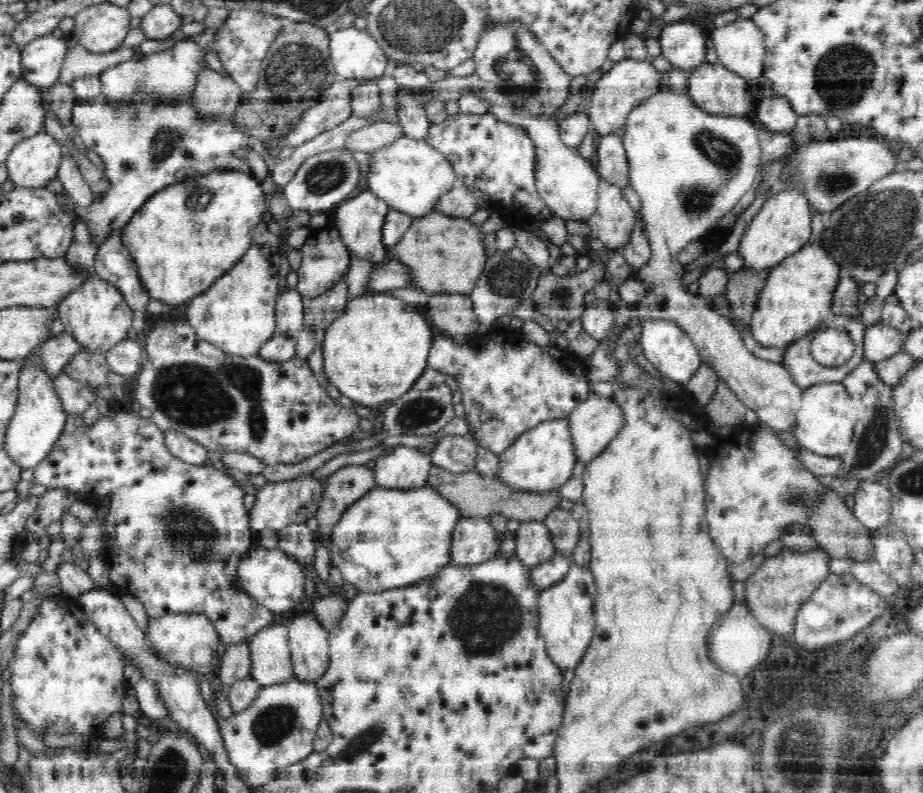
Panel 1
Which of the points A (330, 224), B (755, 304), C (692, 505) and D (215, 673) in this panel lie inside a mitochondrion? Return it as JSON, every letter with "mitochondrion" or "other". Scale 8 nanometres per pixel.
{"A":"other","B":"other","C":"other","D":"other"}

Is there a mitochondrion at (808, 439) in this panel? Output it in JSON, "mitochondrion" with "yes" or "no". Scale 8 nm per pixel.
{"mitochondrion":"no"}

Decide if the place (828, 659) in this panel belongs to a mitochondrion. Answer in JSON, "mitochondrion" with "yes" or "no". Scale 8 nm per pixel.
{"mitochondrion":"no"}

